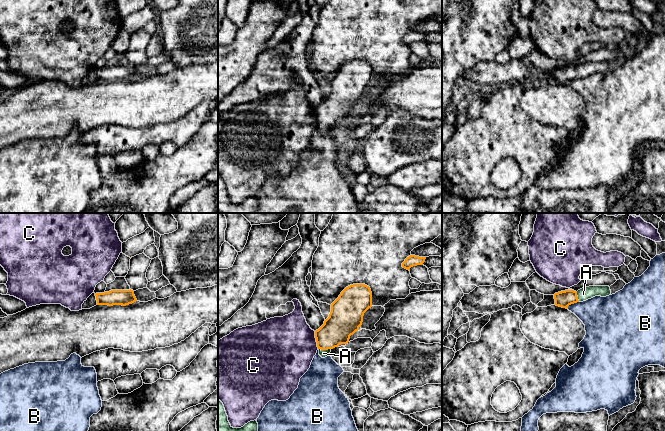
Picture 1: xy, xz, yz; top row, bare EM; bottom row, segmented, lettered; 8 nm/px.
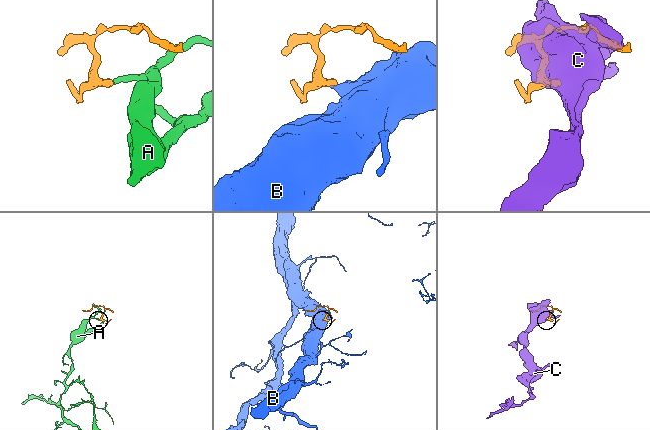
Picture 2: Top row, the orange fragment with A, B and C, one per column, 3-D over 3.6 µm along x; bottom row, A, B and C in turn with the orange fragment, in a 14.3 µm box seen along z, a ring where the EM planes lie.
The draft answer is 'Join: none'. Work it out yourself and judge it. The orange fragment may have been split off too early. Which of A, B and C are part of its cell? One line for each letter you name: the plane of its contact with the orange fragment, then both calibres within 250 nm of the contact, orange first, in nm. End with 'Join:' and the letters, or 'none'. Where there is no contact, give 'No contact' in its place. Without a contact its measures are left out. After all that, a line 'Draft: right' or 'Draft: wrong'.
A: Touches orange in xz. Thickness 240 nm (orange) against 60 nm
Join: A
Draft: wrong

